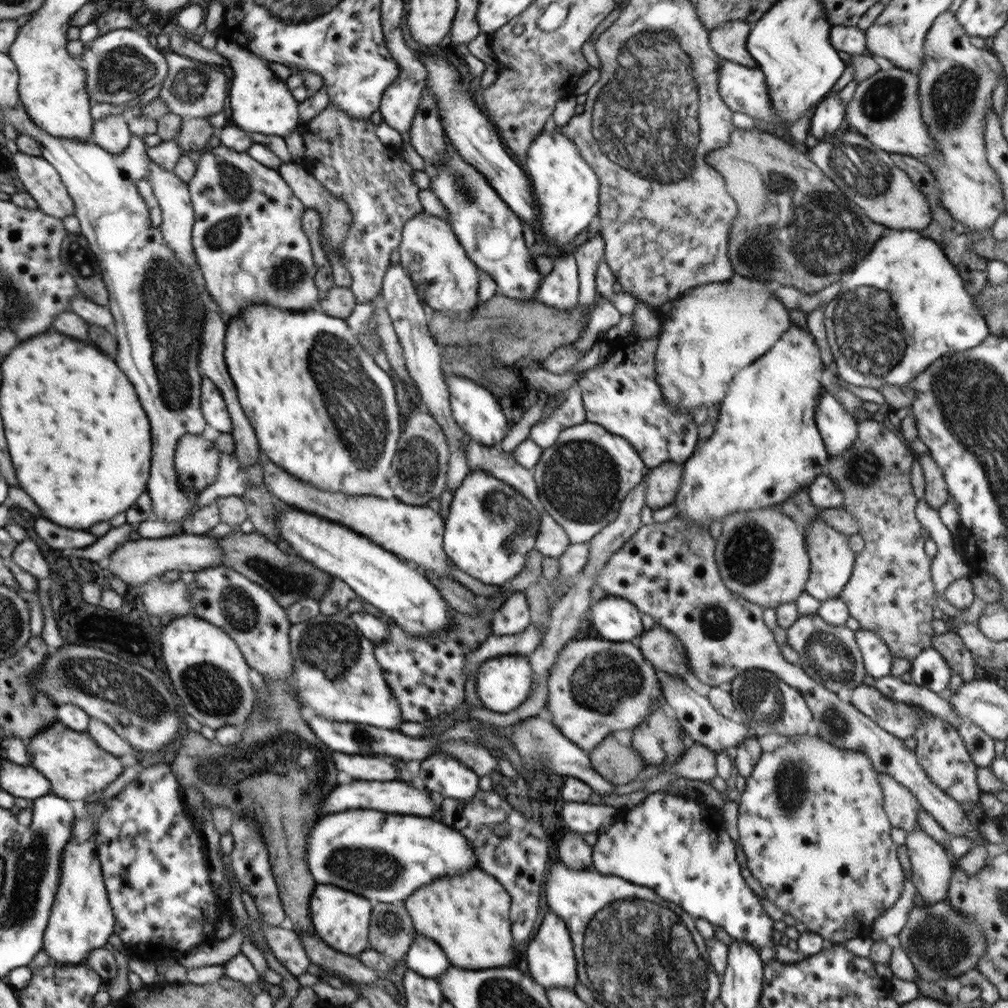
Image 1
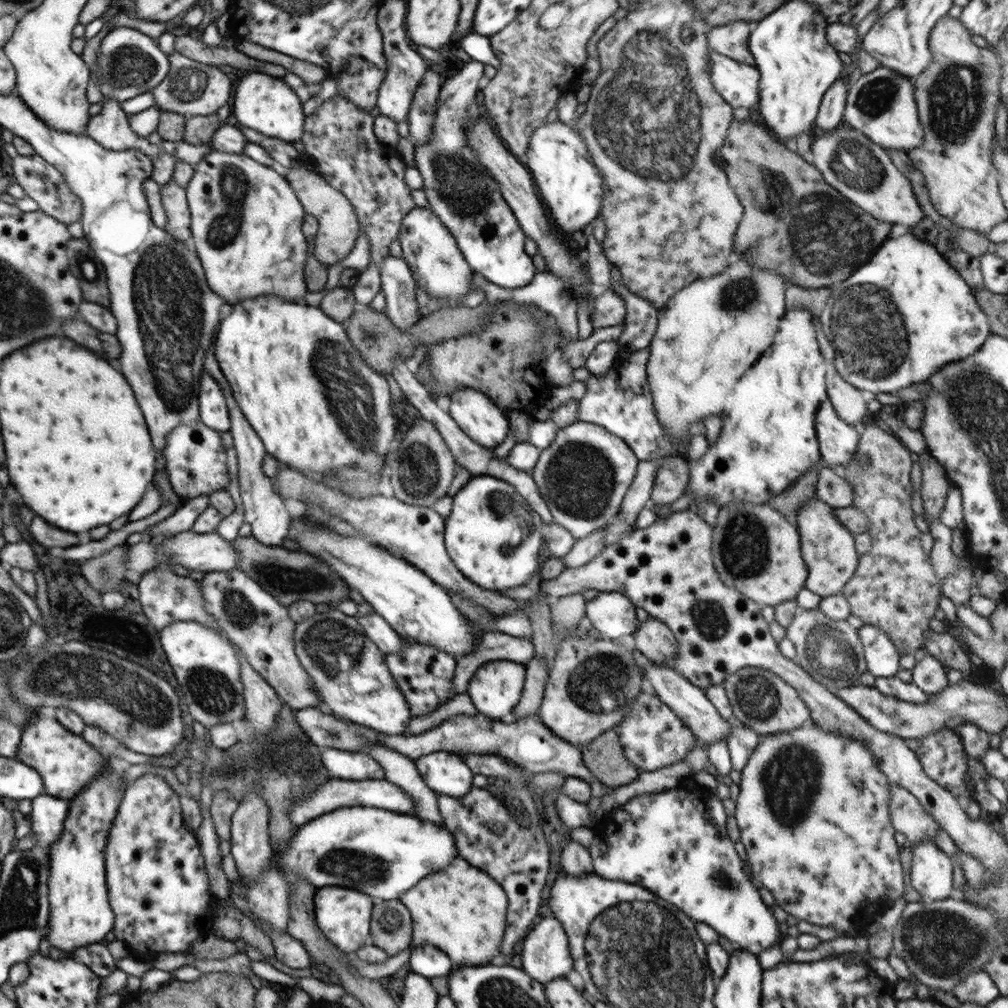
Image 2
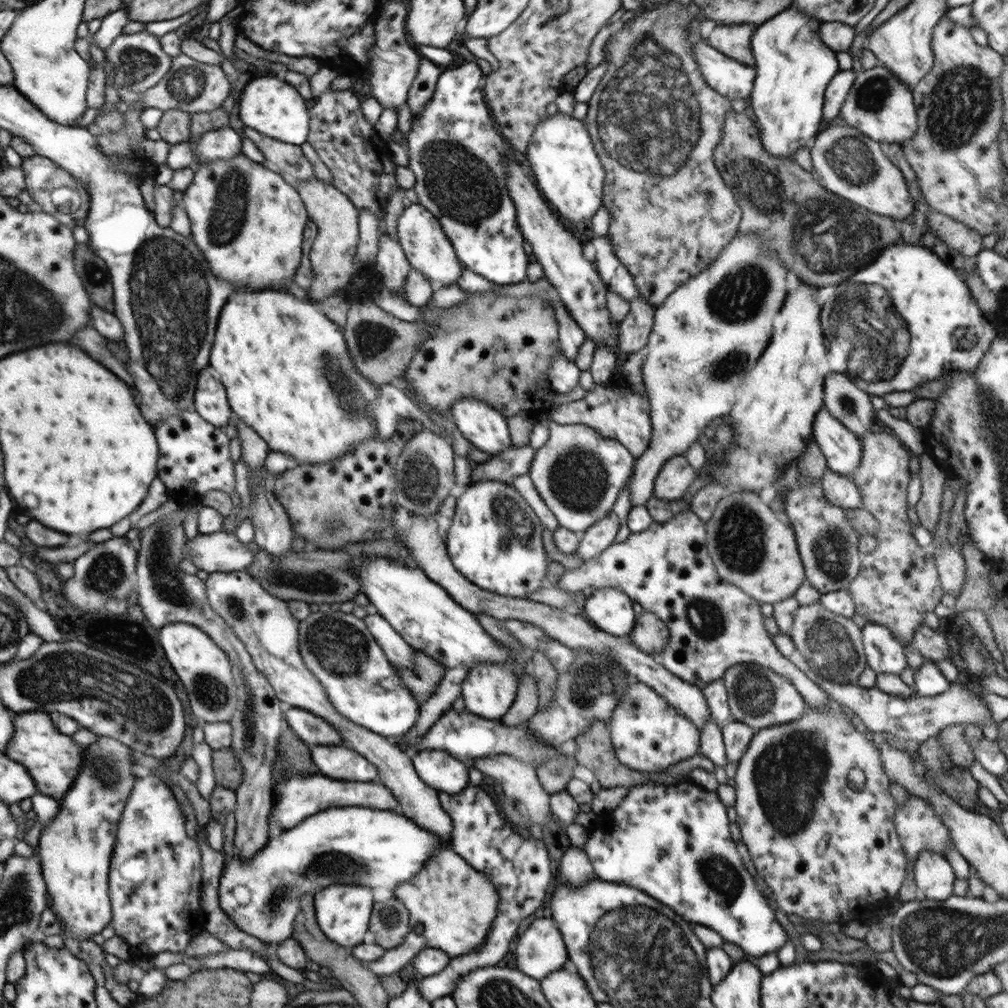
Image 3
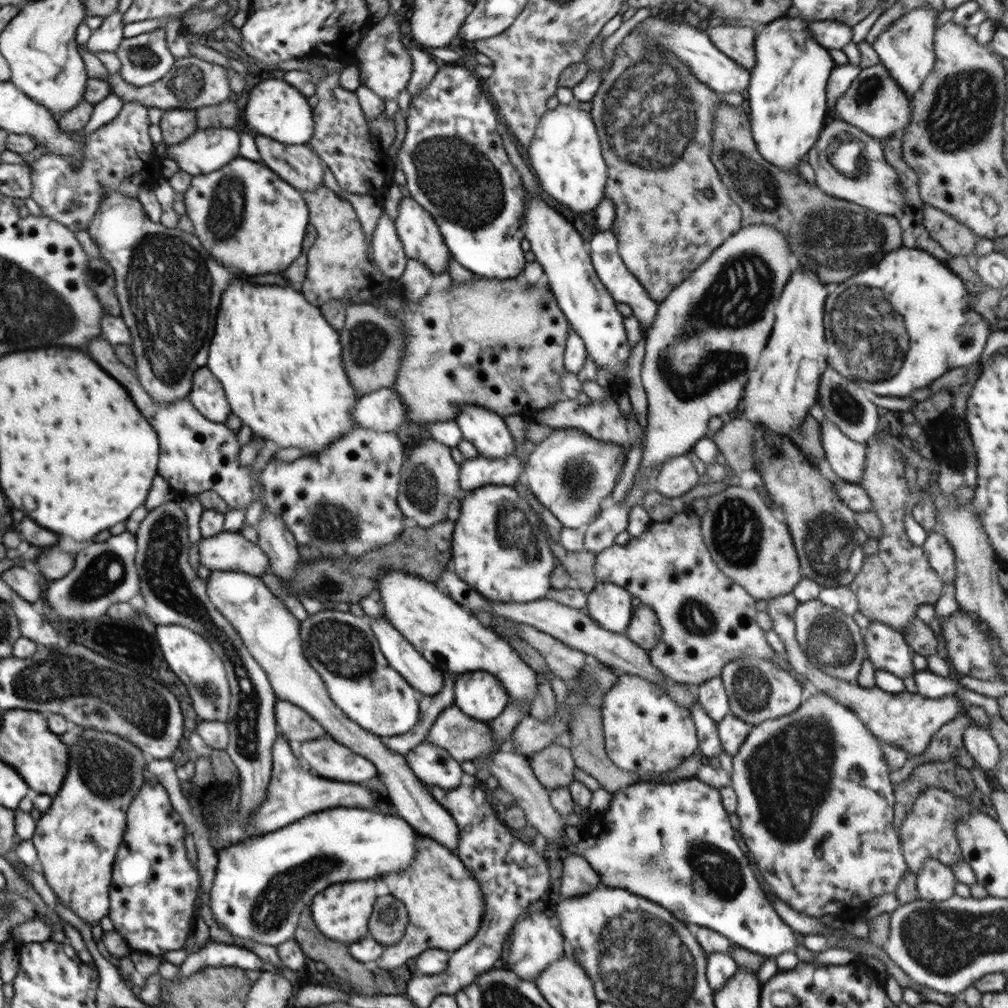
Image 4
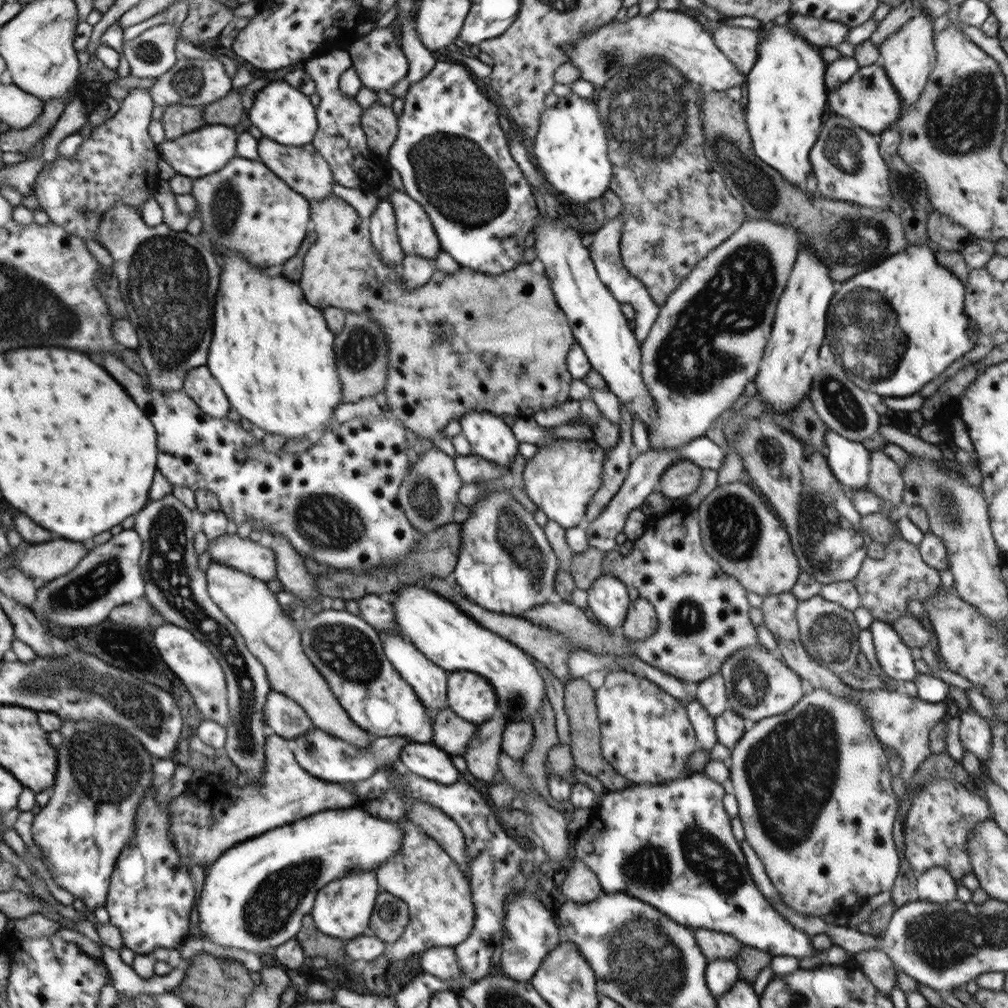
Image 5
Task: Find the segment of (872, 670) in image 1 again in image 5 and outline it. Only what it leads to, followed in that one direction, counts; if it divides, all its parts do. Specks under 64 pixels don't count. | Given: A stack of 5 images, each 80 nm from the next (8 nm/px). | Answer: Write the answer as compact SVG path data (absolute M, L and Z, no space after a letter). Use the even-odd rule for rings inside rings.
M874 620L869 629L882 670L901 683L913 680L919 673L915 667L916 652L904 644L892 624Z

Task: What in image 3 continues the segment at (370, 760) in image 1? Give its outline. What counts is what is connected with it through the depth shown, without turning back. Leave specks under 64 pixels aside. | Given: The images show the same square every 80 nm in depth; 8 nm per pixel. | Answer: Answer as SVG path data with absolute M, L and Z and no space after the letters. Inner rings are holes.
M311 745L311 757L323 776L343 781L376 782L378 770L361 754L342 745Z

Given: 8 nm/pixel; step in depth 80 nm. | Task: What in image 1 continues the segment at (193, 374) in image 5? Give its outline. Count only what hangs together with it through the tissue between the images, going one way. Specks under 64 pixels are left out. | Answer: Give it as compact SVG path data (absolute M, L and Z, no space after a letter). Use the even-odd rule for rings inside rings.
M208 377L201 380L201 411L206 422L220 433L232 431L231 416L223 396Z

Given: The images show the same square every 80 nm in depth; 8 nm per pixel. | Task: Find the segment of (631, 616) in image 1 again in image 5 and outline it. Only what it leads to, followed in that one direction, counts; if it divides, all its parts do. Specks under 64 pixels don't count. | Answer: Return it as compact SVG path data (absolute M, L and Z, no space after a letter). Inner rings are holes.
M602 575L587 590L587 611L597 623L618 631L626 618L629 604L626 585L616 577Z

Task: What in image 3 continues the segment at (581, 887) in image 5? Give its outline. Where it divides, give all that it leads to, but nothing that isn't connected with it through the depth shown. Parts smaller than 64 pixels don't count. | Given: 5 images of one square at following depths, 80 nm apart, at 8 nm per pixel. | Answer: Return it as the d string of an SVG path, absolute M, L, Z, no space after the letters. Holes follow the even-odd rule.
M573 846L562 856L558 874L562 876L564 883L568 883L573 887L596 879L595 869L591 860L581 848Z

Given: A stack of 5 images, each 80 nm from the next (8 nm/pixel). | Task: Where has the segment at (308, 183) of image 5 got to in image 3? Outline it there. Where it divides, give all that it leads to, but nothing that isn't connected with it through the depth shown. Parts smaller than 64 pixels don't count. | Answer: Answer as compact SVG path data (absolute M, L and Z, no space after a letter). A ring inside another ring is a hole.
M246 126L242 128L241 133L258 145L266 157L267 165L287 178L292 184L315 177L314 169L304 157L300 146L280 142Z

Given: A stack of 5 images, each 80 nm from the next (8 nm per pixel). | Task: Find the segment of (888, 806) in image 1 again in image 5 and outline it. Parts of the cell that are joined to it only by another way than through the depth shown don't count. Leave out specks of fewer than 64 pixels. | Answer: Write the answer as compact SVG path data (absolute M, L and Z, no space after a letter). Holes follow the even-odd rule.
M952 779L928 780L913 796L914 803L908 808L902 830L905 859L918 874L933 866L944 867L959 884L966 873L973 872L967 834L977 827L978 822L992 820L988 802Z

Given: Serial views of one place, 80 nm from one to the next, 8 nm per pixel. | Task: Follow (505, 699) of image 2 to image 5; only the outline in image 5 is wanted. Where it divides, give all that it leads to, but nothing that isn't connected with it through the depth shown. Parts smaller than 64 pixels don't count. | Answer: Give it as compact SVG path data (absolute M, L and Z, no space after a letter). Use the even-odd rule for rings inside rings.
M452 670L448 676L448 706L459 717L480 725L498 714L499 700L487 678L468 670Z

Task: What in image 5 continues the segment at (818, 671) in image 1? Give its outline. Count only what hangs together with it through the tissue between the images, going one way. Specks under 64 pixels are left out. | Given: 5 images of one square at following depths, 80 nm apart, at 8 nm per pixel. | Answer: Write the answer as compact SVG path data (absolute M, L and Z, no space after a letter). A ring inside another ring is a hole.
M818 595L799 601L796 616L799 637L810 658L828 667L834 674L842 674L842 678L854 675L854 667L858 666L858 654L861 652L859 648L861 630L856 624L854 613Z

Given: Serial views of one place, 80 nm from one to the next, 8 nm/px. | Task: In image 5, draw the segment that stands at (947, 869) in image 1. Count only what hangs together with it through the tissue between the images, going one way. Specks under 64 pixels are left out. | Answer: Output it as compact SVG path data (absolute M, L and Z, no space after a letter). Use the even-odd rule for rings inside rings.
M933 866L918 875L915 894L920 901L932 901L944 905L956 899L957 886L958 883L948 870L941 866Z

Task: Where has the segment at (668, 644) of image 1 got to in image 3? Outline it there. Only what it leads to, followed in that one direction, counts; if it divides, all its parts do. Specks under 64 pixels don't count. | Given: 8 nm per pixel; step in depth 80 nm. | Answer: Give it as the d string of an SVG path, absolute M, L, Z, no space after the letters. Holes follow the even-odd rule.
M644 610L640 619L635 620L628 636L642 652L657 658L667 647L670 633L665 621L654 613Z

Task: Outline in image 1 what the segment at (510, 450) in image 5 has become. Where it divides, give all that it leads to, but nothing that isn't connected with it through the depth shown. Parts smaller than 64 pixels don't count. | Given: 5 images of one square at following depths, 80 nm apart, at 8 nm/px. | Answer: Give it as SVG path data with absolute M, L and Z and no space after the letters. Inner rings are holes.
M443 374L443 378L449 389L454 420L464 430L464 434L479 444L488 447L498 446L510 430L510 423L504 417L499 400L486 387L468 378L450 376L450 374Z

